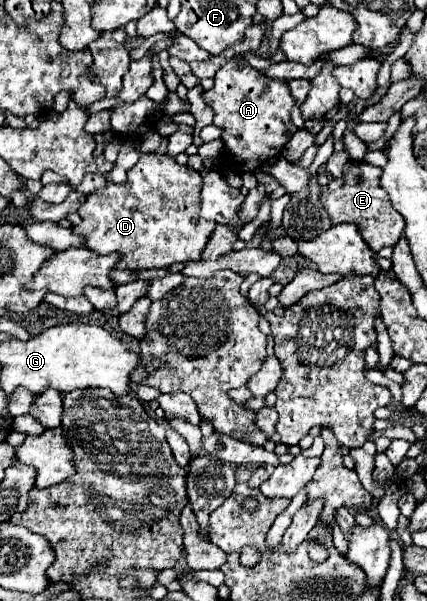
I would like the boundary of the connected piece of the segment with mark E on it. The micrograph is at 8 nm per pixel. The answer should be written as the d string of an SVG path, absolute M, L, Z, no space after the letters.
M353 161L345 165L343 179L345 179L345 185L341 189L321 193L321 203L325 205L333 225L335 223L357 223L361 229L361 237L365 237L365 243L373 251L379 251L381 247L393 247L404 234L405 220L391 207L389 195L379 185L381 169L365 161L359 161L359 163Z

